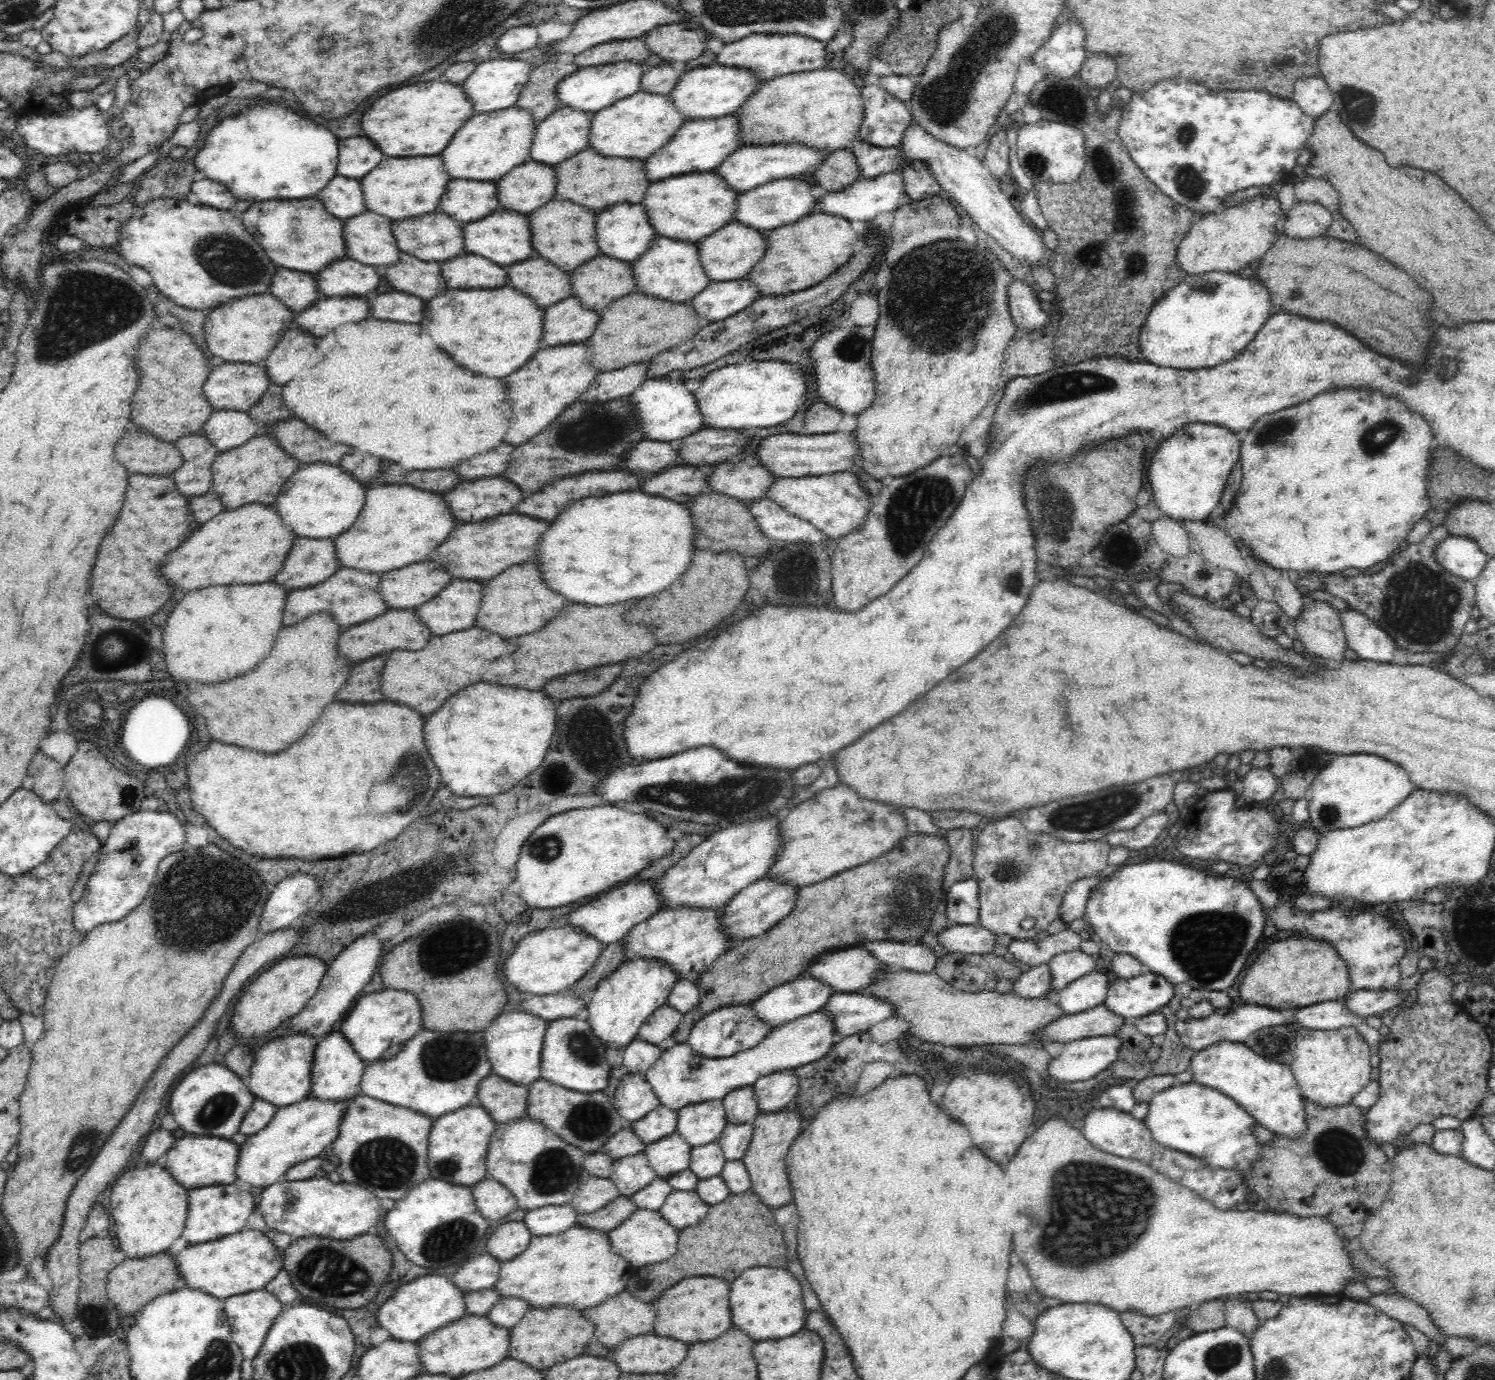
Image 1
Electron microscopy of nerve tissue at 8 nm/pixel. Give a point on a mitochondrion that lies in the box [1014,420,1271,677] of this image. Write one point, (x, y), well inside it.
(1053, 508)

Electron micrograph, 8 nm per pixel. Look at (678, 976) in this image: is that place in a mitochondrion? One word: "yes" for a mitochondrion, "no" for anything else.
no

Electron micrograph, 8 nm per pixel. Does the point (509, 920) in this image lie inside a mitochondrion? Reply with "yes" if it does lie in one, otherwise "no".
no

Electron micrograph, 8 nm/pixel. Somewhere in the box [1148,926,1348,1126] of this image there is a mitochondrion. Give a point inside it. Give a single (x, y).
(1275, 1045)

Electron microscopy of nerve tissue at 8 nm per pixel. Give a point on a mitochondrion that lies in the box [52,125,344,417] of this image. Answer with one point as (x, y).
(235, 264)

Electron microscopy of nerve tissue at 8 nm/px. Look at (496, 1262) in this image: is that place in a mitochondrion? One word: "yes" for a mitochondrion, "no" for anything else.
no

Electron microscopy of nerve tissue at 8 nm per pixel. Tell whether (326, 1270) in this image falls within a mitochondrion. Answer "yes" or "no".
yes

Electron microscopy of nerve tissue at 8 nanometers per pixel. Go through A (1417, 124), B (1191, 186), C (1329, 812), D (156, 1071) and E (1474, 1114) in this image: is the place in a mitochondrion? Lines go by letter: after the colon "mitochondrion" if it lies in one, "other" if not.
A: other
B: mitochondrion
C: mitochondrion
D: other
E: other

